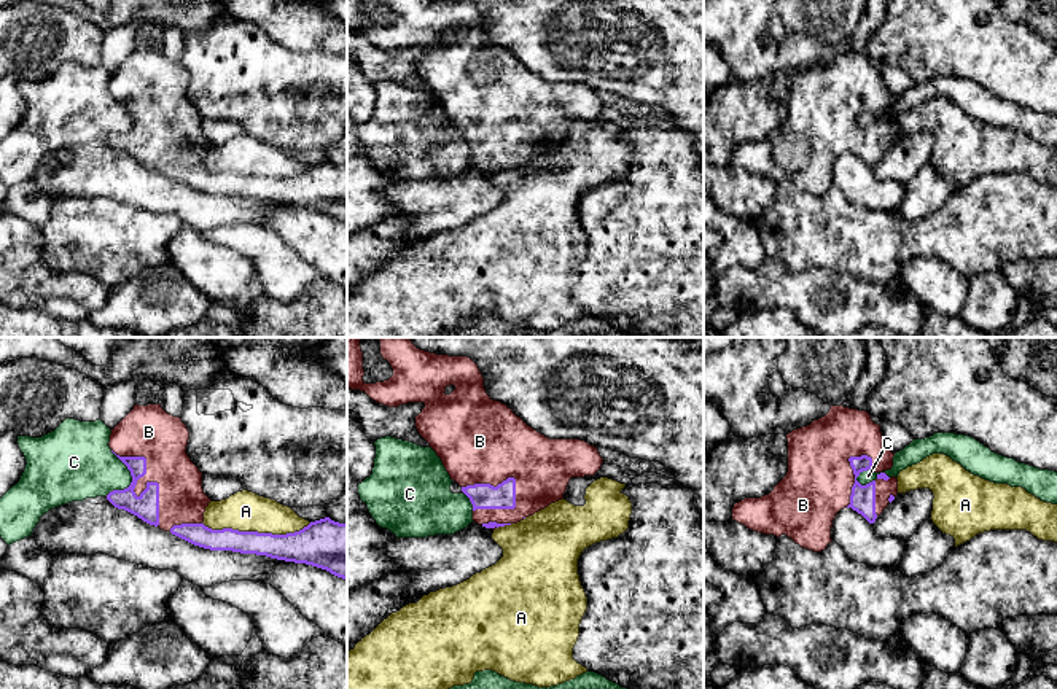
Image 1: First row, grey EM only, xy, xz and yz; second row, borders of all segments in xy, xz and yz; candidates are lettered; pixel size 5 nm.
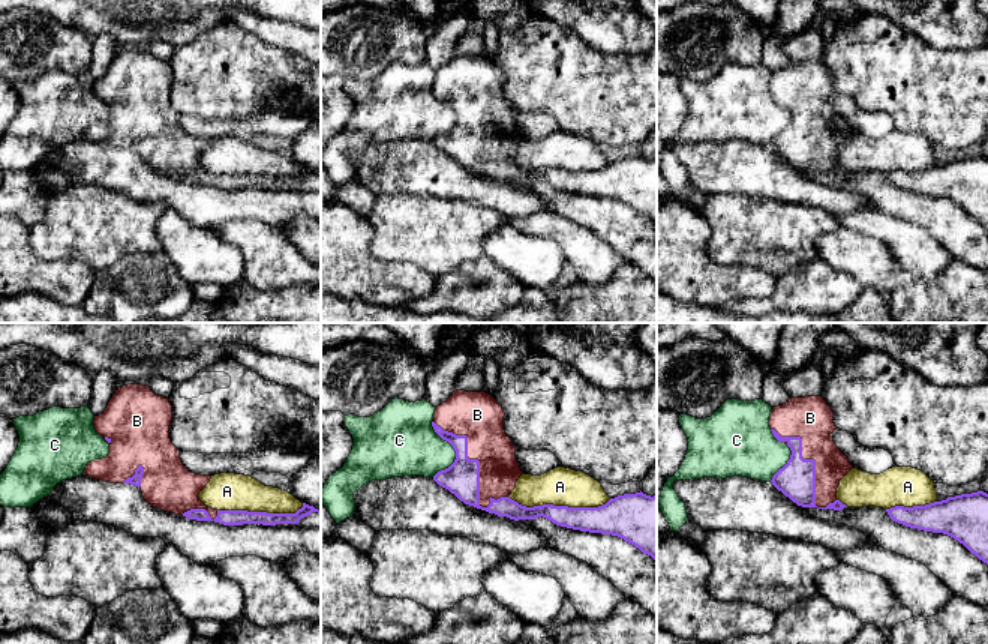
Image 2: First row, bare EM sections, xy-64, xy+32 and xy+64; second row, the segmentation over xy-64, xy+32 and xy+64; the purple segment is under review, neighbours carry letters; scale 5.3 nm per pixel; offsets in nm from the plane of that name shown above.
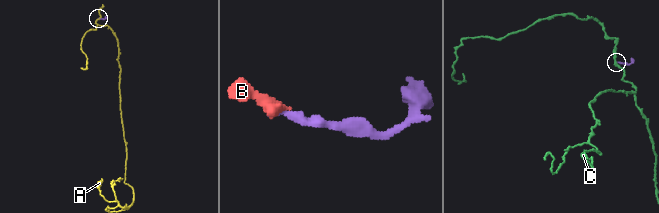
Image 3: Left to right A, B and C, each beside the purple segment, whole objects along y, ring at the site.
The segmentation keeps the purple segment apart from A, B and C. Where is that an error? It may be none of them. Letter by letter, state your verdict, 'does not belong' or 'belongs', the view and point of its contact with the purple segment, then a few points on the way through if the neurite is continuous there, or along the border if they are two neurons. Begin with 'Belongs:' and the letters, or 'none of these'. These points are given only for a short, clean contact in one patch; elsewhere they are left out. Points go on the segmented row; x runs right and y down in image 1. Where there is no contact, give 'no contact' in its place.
Belongs: B
A: does not belong; contact xy (257, 532)
B: belongs; contact xy (134, 492)
C: does not belong; contact xy (132, 479); border xy (110, 451), (129, 471), (131, 482), (105, 495)

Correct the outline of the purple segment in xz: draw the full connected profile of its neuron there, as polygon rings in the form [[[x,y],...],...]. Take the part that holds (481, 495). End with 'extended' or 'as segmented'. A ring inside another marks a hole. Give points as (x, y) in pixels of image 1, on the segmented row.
[[[347,337],[347,388],[365,391],[388,407],[425,404],[415,417],[415,428],[470,498],[476,524],[492,530],[517,524],[562,500],[571,477],[594,476],[600,469],[603,458],[597,447],[581,439],[549,439],[506,404],[493,401],[471,358],[430,353],[408,337],[379,337],[380,355],[390,363],[393,376],[366,383],[360,341],[361,337]]]; extended

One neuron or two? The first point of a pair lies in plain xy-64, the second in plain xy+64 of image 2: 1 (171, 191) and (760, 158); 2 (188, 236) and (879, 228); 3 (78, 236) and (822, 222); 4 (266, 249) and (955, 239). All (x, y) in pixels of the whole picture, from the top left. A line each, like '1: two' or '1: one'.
1: one
2: two
3: one
4: two

